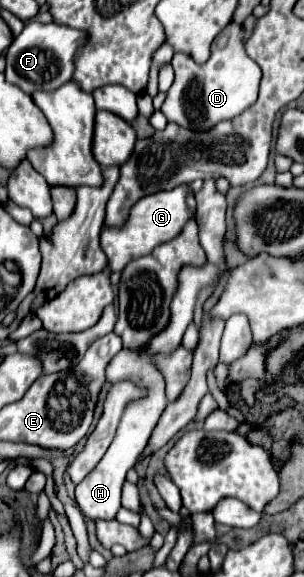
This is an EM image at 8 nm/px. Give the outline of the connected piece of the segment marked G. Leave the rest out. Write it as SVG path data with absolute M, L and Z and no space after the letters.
M181 185L181 187L175 187L173 191L157 191L155 195L145 195L131 207L129 217L123 223L123 227L103 225L99 241L101 241L103 253L107 255L111 271L121 271L127 261L151 253L157 245L171 241L173 237L177 237L181 233L183 225L193 215L185 203L187 191L189 191L189 187Z

